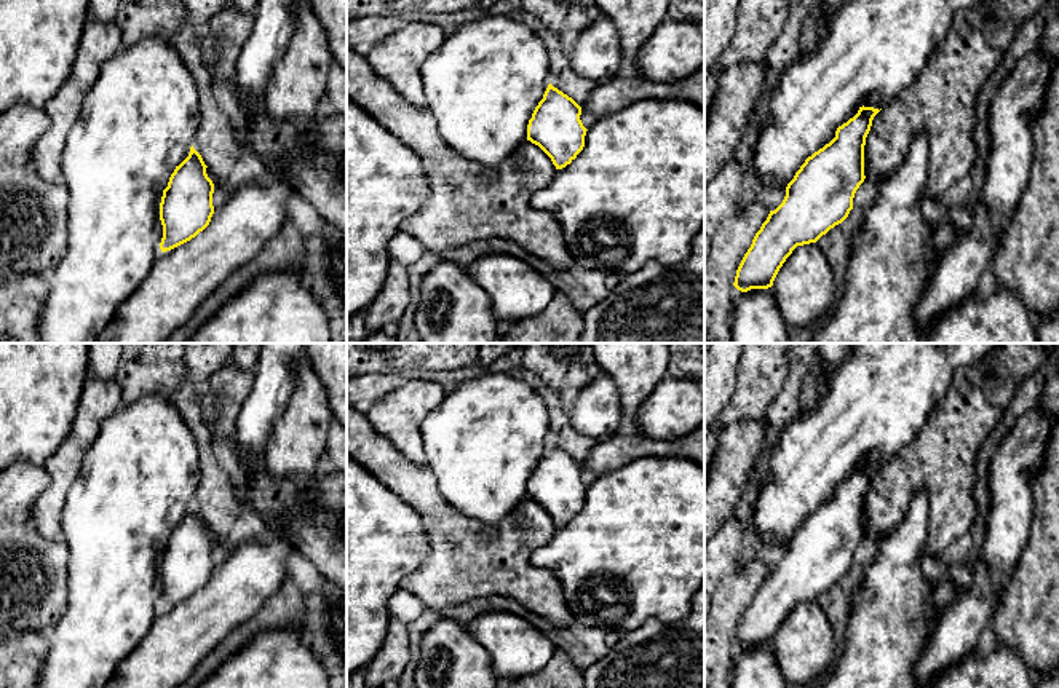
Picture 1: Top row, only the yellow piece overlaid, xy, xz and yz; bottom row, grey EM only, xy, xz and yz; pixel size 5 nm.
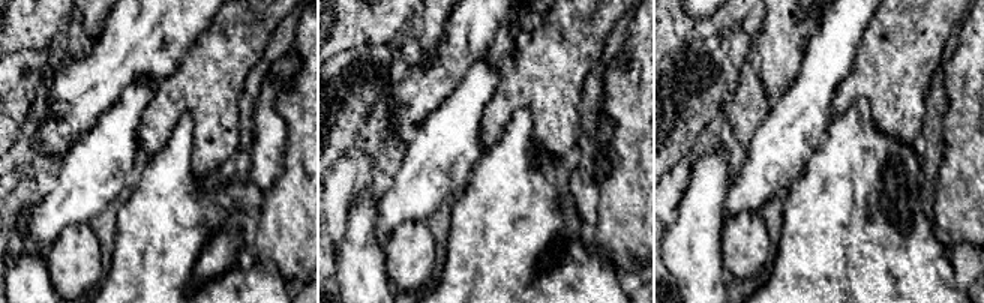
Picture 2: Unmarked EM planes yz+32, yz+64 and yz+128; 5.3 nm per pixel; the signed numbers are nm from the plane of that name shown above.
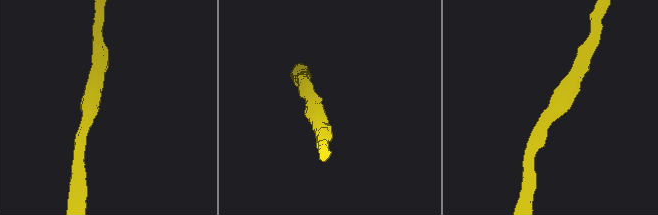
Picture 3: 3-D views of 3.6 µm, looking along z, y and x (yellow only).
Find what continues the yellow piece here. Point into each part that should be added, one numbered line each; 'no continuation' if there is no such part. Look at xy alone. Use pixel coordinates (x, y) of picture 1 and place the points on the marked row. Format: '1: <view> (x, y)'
no continuation

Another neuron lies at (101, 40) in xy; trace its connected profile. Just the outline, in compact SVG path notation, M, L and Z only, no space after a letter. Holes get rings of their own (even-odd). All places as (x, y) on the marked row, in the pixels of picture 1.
M88 18L72 72L43 107L51 125L30 152L30 164L42 179L61 179L65 139L80 117L83 101L102 65L123 48L121 30L115 21Z

